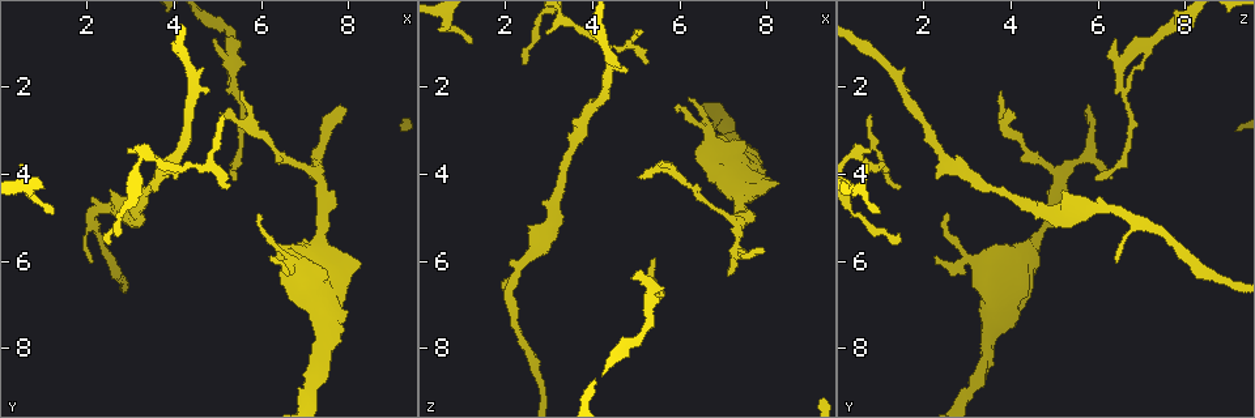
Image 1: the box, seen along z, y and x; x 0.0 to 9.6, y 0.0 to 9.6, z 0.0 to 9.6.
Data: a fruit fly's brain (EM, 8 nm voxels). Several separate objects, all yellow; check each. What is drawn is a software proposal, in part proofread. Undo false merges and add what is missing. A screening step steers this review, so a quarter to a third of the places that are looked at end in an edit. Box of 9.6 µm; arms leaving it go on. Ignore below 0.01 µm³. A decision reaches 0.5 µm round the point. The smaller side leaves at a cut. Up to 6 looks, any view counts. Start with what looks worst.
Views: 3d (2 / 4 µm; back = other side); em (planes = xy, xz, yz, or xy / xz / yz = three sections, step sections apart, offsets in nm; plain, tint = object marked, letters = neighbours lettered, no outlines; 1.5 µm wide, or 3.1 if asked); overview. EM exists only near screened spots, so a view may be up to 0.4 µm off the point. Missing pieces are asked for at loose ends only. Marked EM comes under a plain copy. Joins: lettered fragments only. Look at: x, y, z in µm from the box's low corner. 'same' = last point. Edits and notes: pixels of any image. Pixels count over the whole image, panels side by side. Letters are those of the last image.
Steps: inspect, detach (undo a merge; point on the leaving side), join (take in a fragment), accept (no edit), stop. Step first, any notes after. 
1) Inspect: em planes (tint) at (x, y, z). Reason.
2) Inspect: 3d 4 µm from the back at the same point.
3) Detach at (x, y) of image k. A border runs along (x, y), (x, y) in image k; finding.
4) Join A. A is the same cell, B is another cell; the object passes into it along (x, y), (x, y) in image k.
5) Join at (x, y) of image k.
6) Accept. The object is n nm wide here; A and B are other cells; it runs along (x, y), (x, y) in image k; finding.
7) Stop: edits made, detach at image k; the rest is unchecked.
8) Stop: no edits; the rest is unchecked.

Inspect: em planes (letters) at (7.90, 2.55, 5.80). An open end.

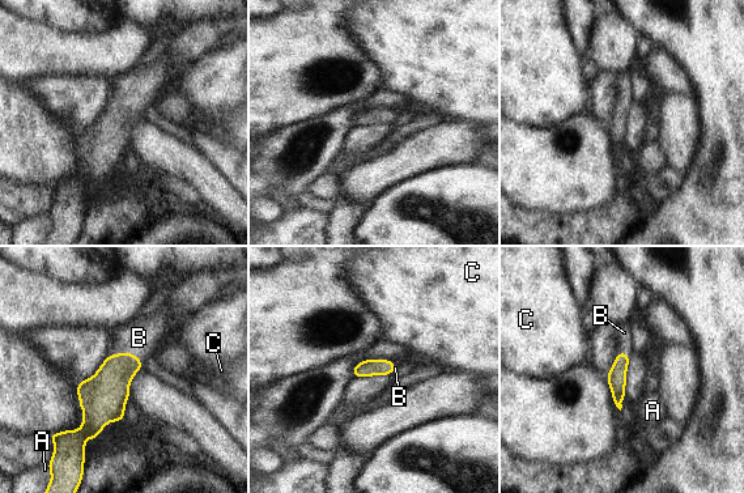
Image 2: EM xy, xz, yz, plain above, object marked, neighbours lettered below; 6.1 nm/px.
Join B. The object is 100 nm wide here; B is the same cell, A and C are other cells; the object passes into it along (109, 389), (127, 353), (139, 338) in image 2; the cell continues.

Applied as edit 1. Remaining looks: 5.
Inspect: overview.

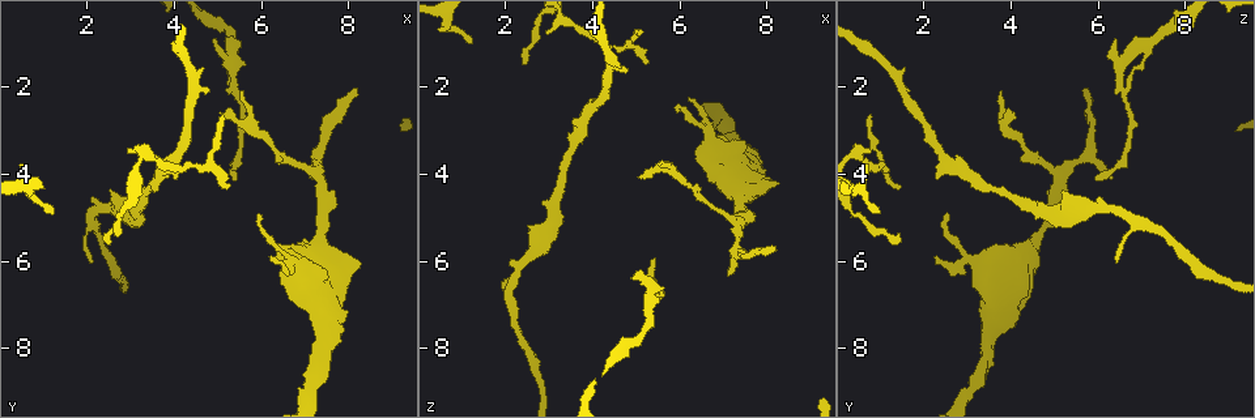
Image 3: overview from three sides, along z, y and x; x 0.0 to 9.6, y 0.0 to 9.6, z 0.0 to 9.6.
Inspect: 3d 2 µm from the back at (5.30, 4.30, 1.50).

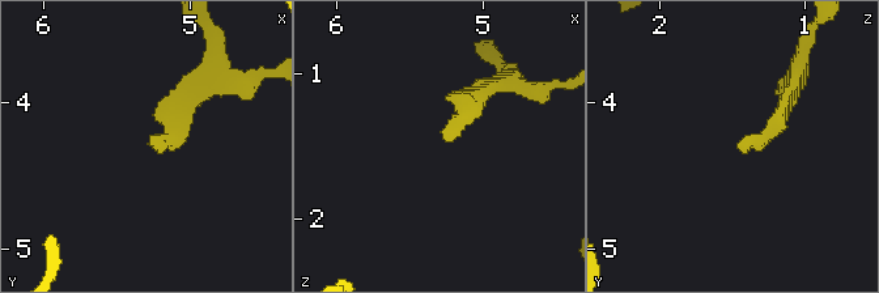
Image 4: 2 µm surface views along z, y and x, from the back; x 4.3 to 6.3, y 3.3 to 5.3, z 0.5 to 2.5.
Inspect: em yz step 4 (tint) at (5.26, 4.30, 1.46). Need the tissue.

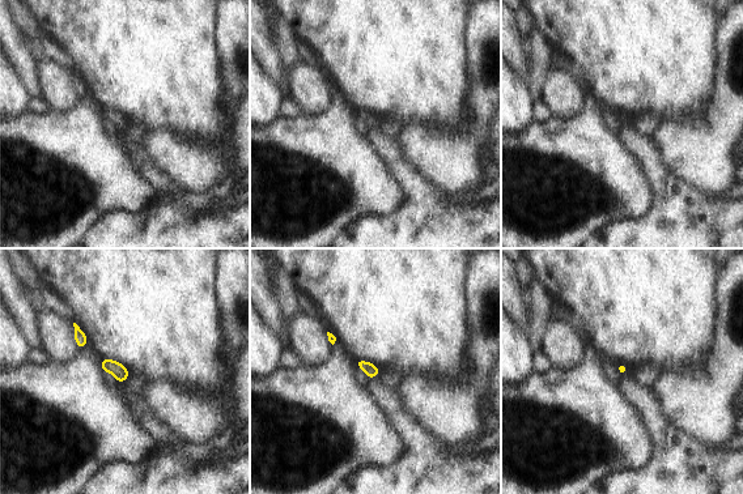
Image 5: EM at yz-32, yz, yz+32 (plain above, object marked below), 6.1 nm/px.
Inspect: em planes (letters) at the same point.

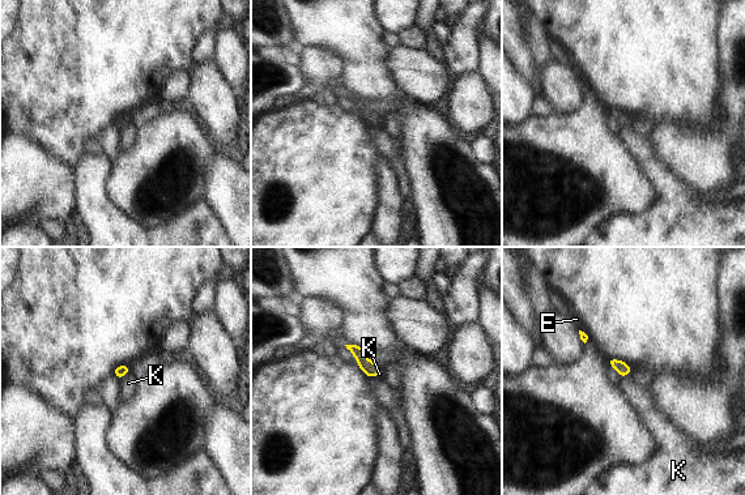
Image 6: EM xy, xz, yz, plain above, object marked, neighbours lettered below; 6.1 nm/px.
Accept. The object is 70 nm wide here; E and K are other cells; a border runs along (631, 372), (622, 378) in image 6; no lettered fragment goes on from it.

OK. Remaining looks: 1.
Inspect: em planes (letters) at (6.75, 5.65, 3.90). Thick end.

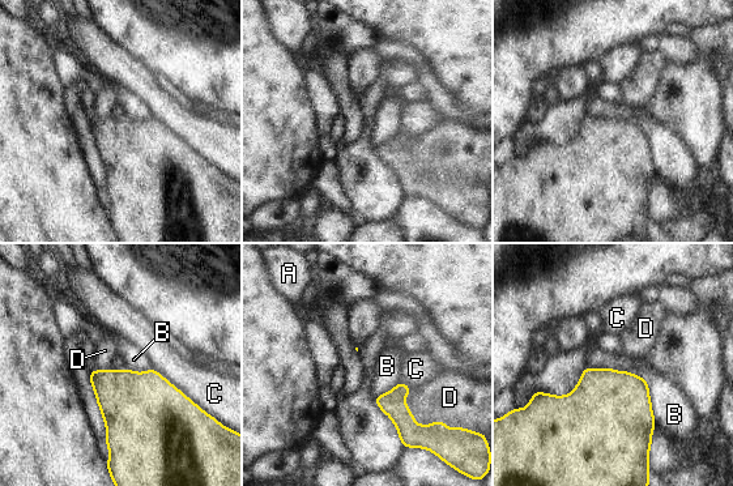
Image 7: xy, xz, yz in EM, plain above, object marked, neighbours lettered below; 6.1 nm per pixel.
Accept. A, B, C and D are other cells; none of them fits.

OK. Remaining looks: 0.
Stop: edits made, join at image 2; the rest is unchecked.

